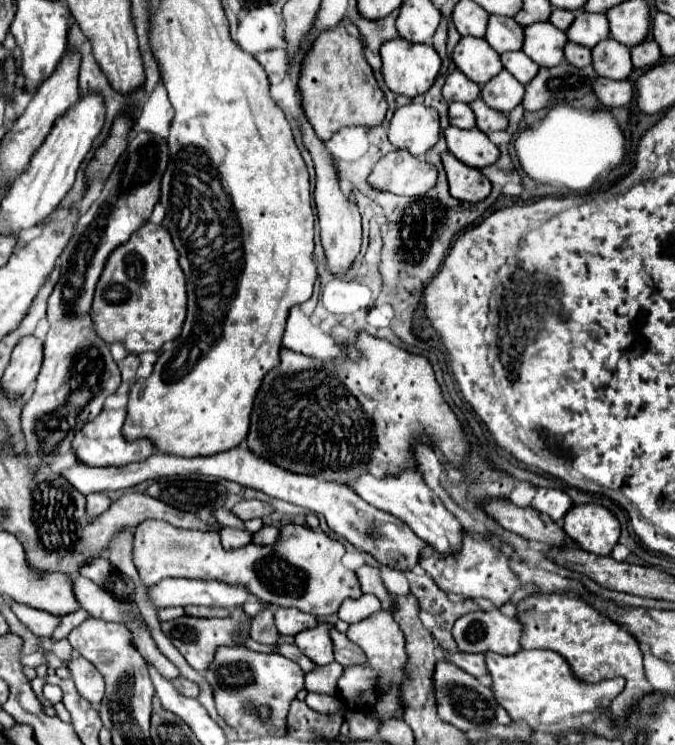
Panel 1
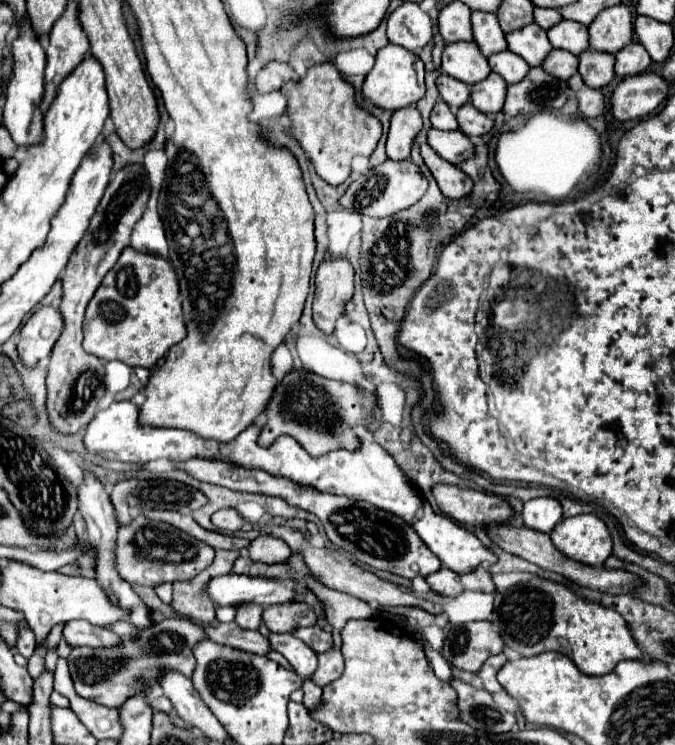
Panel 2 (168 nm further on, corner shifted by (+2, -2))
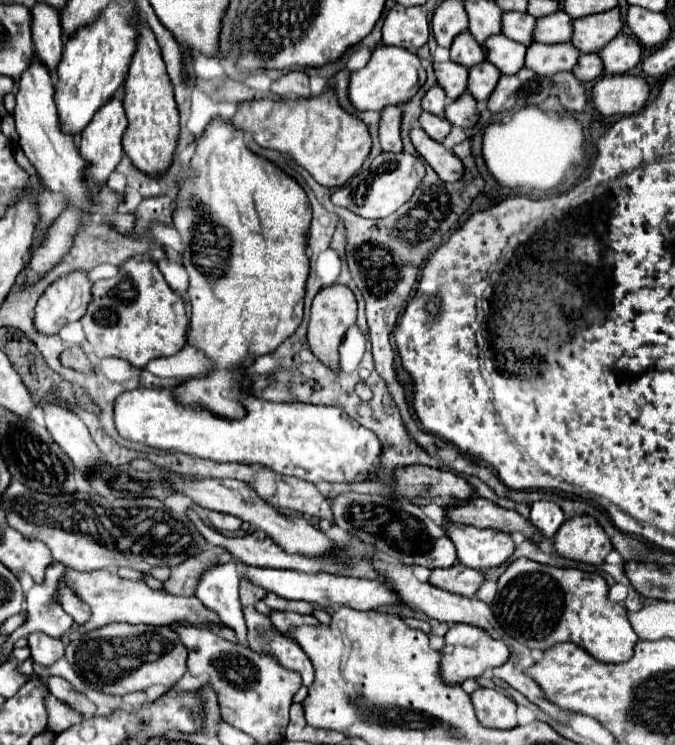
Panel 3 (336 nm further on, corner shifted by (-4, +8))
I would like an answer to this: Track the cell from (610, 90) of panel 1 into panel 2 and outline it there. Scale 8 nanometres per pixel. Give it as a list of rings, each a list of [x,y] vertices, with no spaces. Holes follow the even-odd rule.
[[[573,75],[567,85],[573,89],[573,93],[577,95],[577,101],[579,101],[579,115],[585,117],[585,119],[591,119],[591,117],[599,117],[605,109],[605,101],[603,101],[603,95],[601,91],[597,89],[591,89],[591,87],[585,87],[585,83],[581,83],[581,77],[579,75]]]

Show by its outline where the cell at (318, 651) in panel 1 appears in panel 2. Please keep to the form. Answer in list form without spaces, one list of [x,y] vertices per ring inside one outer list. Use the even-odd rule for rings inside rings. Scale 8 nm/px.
[[[271,633],[269,645],[273,651],[279,651],[289,661],[289,665],[301,679],[311,679],[311,675],[317,669],[317,653],[305,647],[305,643],[297,641],[291,633],[283,633],[283,635]]]

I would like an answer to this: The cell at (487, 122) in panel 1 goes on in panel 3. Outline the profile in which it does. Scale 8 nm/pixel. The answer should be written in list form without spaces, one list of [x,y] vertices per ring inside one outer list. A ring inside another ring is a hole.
[[[463,93],[459,99],[449,103],[445,109],[445,119],[451,125],[459,125],[465,129],[475,127],[479,123],[479,109],[475,97],[471,97],[471,93]]]

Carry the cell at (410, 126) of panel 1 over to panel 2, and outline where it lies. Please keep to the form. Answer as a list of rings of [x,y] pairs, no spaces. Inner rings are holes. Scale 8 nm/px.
[[[413,105],[393,113],[389,135],[387,135],[387,145],[385,145],[387,157],[393,161],[407,159],[411,143],[419,131],[421,131],[421,115]]]

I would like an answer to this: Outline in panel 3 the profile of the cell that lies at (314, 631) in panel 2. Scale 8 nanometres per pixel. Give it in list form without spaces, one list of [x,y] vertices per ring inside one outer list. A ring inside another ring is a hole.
[[[273,611],[271,613],[271,621],[277,629],[289,633],[291,629],[295,627],[301,627],[301,625],[319,625],[319,621],[313,617],[313,615],[299,615],[299,613],[291,613],[291,611]]]

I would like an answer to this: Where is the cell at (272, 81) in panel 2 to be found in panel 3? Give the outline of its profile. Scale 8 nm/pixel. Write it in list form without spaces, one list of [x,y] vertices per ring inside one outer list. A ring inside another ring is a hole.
[[[289,71],[271,83],[271,91],[279,97],[309,97],[309,77],[303,71]]]

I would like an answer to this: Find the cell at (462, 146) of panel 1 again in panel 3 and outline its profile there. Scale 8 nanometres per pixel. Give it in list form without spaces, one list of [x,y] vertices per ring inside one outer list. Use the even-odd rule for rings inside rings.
[[[421,113],[419,117],[419,125],[425,129],[425,133],[435,139],[435,141],[443,141],[449,131],[451,131],[451,123],[445,119],[445,117],[439,117],[439,115],[431,115],[431,113]]]

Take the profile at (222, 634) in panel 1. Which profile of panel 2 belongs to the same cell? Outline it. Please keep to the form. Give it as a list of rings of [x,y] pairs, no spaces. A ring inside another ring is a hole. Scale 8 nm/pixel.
[[[165,619],[161,623],[155,623],[143,635],[139,635],[139,641],[131,637],[131,639],[123,639],[115,647],[97,647],[97,649],[73,647],[71,655],[67,657],[67,663],[69,663],[75,691],[83,699],[119,709],[137,691],[145,691],[145,687],[147,691],[151,691],[159,681],[161,671],[165,669],[173,669],[191,677],[195,669],[191,649],[193,649],[193,643],[201,639],[205,639],[205,633],[203,629],[197,629],[195,623],[189,623],[183,619]]]

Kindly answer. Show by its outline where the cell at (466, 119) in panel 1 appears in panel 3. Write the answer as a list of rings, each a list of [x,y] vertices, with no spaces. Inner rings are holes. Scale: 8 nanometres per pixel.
[[[439,85],[431,87],[423,97],[423,109],[433,115],[443,115],[445,107],[447,107],[447,97],[445,97],[443,89]]]

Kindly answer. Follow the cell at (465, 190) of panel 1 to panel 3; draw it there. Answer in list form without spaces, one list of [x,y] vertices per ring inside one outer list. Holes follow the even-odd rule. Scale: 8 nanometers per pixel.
[[[415,125],[411,129],[411,141],[413,141],[415,149],[425,157],[425,161],[441,177],[441,181],[461,181],[463,179],[465,167],[463,167],[461,159],[453,151],[447,151],[441,143],[431,141],[419,125]]]

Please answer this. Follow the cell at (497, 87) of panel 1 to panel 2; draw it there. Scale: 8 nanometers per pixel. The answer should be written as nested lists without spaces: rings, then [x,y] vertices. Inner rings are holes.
[[[491,73],[489,79],[471,85],[471,103],[485,115],[495,115],[501,111],[501,103],[505,103],[505,87],[507,83]]]

